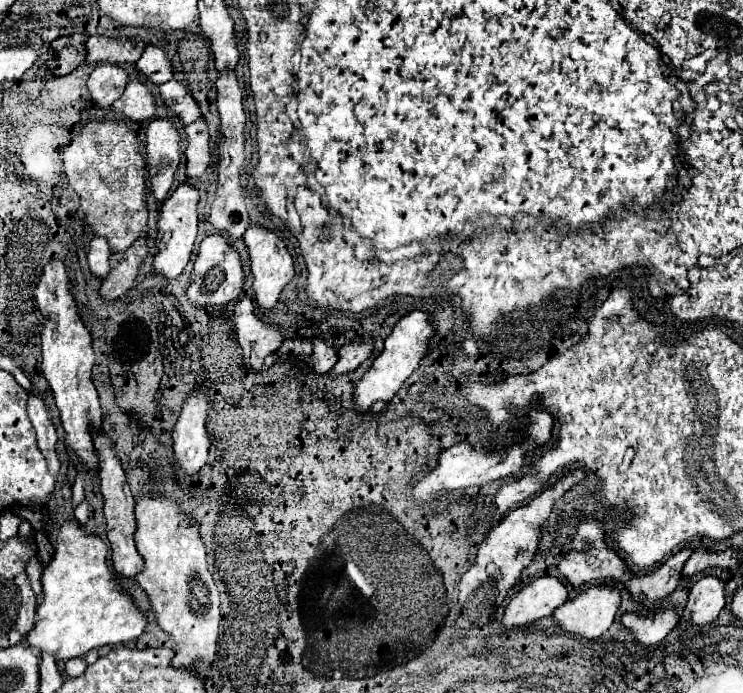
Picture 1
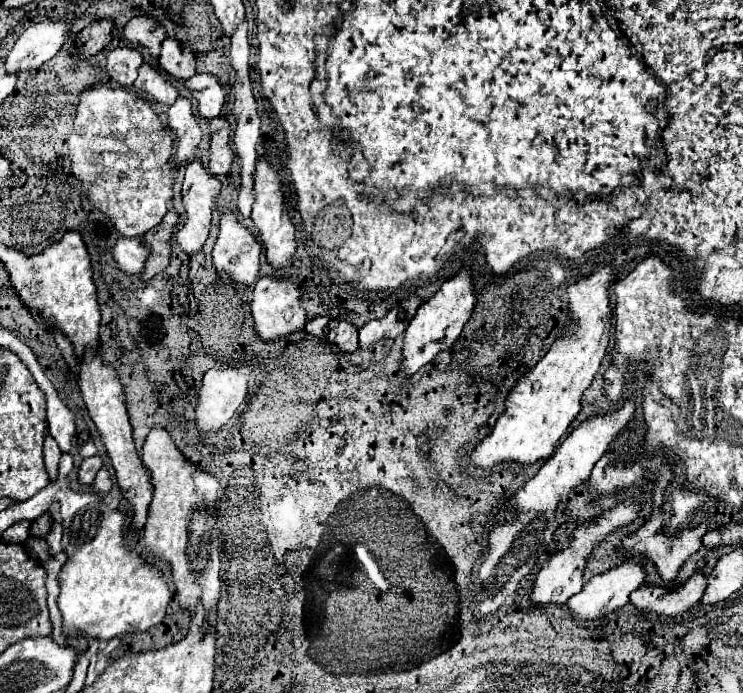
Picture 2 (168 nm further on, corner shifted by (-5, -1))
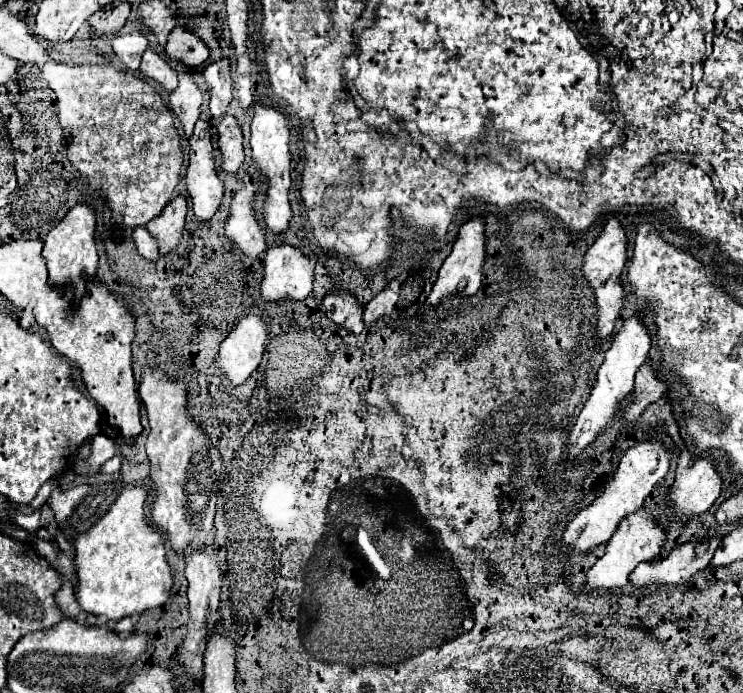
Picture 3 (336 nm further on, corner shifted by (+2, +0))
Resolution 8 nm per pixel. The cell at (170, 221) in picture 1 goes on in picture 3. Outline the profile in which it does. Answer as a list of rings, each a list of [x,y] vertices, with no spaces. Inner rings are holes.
[[[205,120],[195,124],[195,132],[189,138],[189,168],[187,190],[193,202],[193,212],[199,220],[209,220],[223,198],[223,182],[215,170],[211,130]]]

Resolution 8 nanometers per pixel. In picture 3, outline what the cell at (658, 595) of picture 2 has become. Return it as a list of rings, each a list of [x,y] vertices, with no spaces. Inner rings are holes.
[[[711,538],[711,542],[683,542],[675,546],[665,558],[655,562],[639,564],[631,582],[635,586],[655,586],[655,584],[687,584],[691,576],[711,564],[713,552],[717,550],[721,538]]]

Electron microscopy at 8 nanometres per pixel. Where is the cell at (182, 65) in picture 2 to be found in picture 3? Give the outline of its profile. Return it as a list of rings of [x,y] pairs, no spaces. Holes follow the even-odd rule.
[[[177,26],[171,32],[165,52],[169,58],[175,58],[189,68],[201,66],[209,58],[209,48],[205,46],[205,42],[195,32],[183,26]]]

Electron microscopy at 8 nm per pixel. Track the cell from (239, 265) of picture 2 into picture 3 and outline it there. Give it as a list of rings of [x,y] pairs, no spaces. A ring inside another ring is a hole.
[[[255,182],[243,186],[231,204],[231,214],[225,224],[225,234],[235,246],[249,258],[257,258],[267,250],[265,230],[259,226],[259,220],[253,210],[253,198],[259,194],[261,188]]]

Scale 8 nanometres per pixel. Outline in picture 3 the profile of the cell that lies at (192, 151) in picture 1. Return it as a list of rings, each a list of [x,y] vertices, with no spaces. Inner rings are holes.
[[[225,116],[221,124],[217,126],[219,130],[219,150],[221,150],[221,160],[223,160],[223,170],[225,172],[237,172],[239,166],[245,160],[243,152],[243,132],[237,126],[235,116]]]

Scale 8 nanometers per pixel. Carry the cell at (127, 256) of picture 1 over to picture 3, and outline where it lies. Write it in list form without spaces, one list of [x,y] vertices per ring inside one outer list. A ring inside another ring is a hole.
[[[179,194],[163,208],[163,212],[157,218],[153,218],[147,224],[147,230],[159,240],[161,256],[171,252],[171,248],[179,244],[185,226],[185,216],[187,216],[187,200],[185,196]]]

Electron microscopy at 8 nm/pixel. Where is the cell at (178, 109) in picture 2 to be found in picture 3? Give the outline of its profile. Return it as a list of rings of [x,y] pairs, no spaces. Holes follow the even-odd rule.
[[[191,72],[179,76],[179,86],[169,96],[169,110],[179,118],[187,136],[193,134],[193,126],[201,114],[201,104],[205,100],[205,92],[195,84]]]

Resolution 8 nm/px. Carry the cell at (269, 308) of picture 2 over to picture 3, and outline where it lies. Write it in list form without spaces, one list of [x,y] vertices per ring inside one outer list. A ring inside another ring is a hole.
[[[275,244],[267,250],[265,276],[261,282],[263,300],[281,300],[285,296],[303,300],[313,290],[315,258],[303,254],[291,244]]]

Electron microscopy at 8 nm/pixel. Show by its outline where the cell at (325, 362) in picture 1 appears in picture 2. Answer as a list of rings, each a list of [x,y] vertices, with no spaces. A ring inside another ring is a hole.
[[[340,321],[336,325],[336,341],[334,341],[334,345],[342,353],[354,353],[358,349],[358,331],[350,323]]]

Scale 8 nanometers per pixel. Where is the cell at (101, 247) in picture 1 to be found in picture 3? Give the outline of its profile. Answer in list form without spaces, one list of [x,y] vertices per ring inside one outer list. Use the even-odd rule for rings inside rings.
[[[135,228],[133,240],[135,240],[137,250],[139,250],[139,254],[141,254],[143,258],[147,258],[147,260],[157,260],[157,258],[161,256],[161,254],[159,254],[159,244],[157,244],[157,240],[149,234],[147,228]]]

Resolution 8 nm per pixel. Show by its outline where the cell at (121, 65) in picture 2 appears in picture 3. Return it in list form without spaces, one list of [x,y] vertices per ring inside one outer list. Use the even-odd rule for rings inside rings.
[[[133,30],[121,36],[113,38],[113,50],[115,54],[129,66],[131,70],[137,70],[141,64],[141,56],[149,46],[149,34],[143,30]]]

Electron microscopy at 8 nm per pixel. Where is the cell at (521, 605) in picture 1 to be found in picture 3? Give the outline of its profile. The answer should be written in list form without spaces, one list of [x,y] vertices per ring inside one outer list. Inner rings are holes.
[[[657,438],[637,442],[633,448],[629,448],[623,454],[623,458],[619,462],[619,468],[617,468],[613,480],[603,490],[603,494],[597,500],[593,500],[587,508],[579,510],[575,514],[575,518],[567,524],[567,530],[563,534],[563,544],[571,544],[577,552],[587,554],[597,544],[607,542],[611,538],[611,534],[617,530],[619,522],[627,514],[633,514],[635,510],[641,508],[645,498],[651,494],[651,488],[659,480],[663,480],[663,476],[667,474],[669,464],[671,464],[671,452]]]

